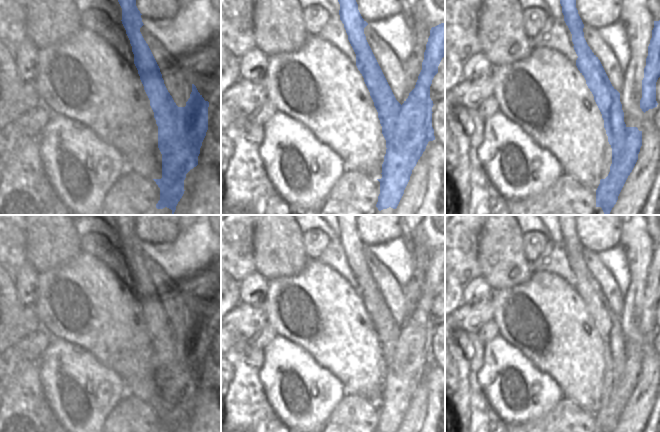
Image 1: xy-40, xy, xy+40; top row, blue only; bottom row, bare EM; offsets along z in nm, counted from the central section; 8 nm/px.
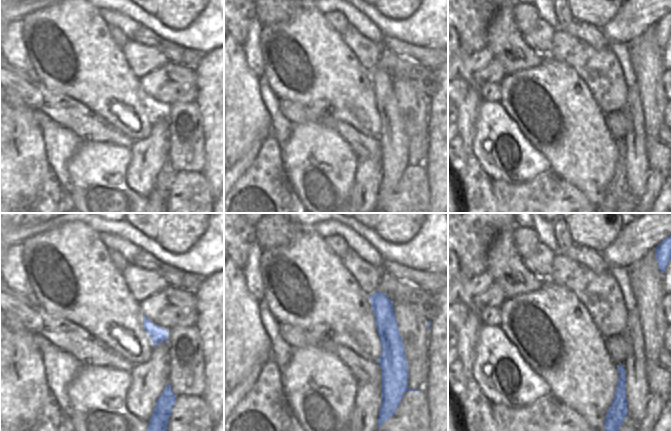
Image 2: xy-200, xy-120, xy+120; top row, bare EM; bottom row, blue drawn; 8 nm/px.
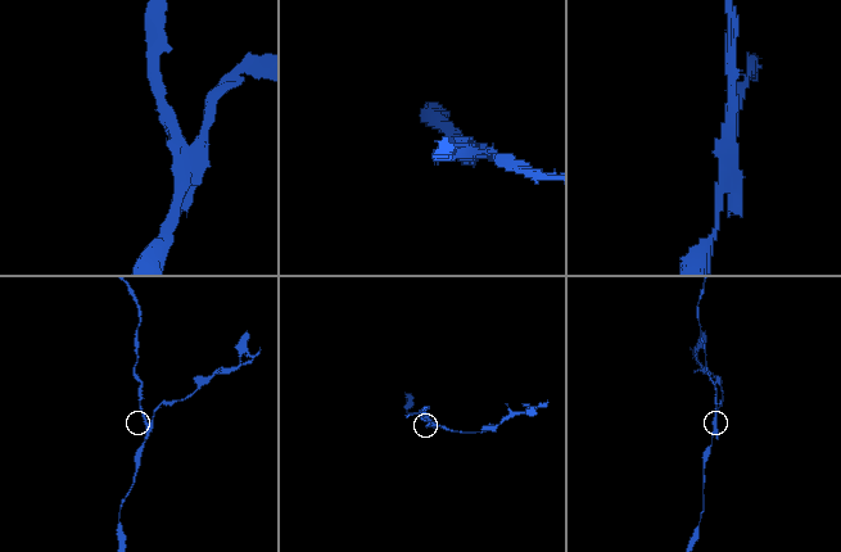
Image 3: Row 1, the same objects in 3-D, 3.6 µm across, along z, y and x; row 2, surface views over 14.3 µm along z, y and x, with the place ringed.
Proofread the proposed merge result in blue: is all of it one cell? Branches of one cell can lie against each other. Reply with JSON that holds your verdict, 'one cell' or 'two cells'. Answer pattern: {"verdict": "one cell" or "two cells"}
{"verdict": "two cells"}

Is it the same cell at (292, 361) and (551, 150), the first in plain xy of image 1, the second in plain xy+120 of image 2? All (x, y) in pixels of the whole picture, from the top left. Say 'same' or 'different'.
different

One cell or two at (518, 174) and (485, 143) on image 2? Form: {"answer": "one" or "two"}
{"answer": "one"}

